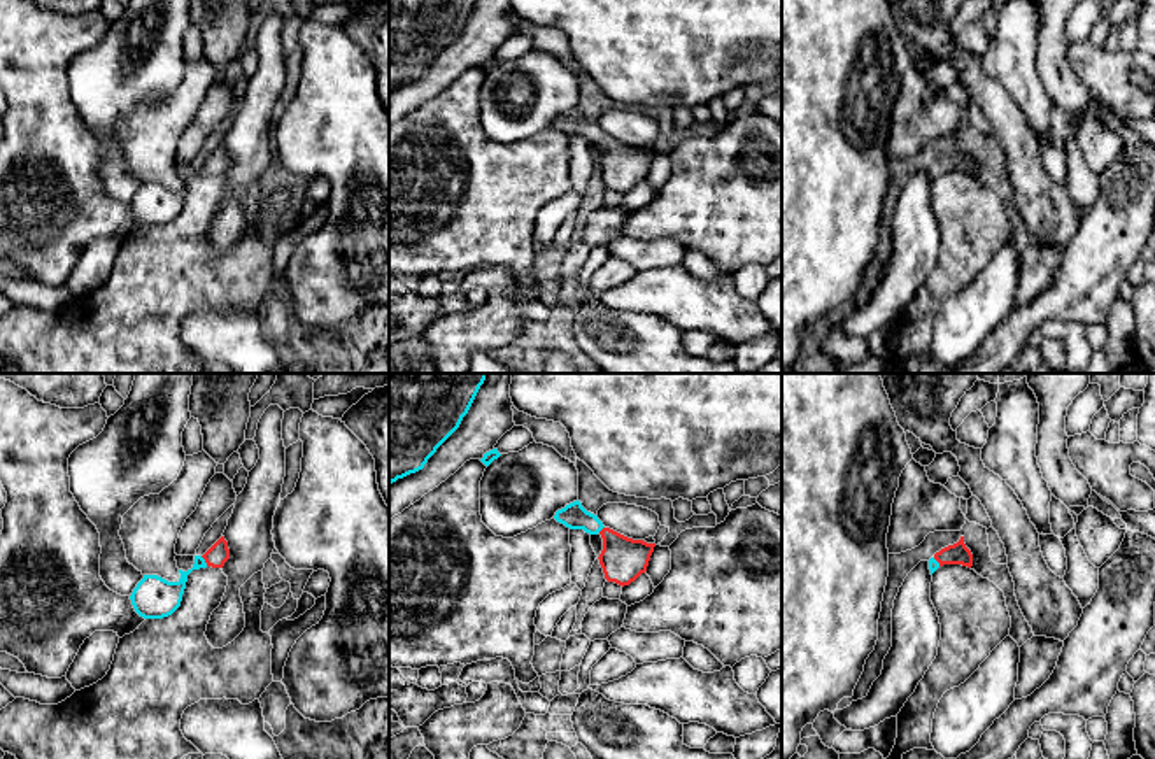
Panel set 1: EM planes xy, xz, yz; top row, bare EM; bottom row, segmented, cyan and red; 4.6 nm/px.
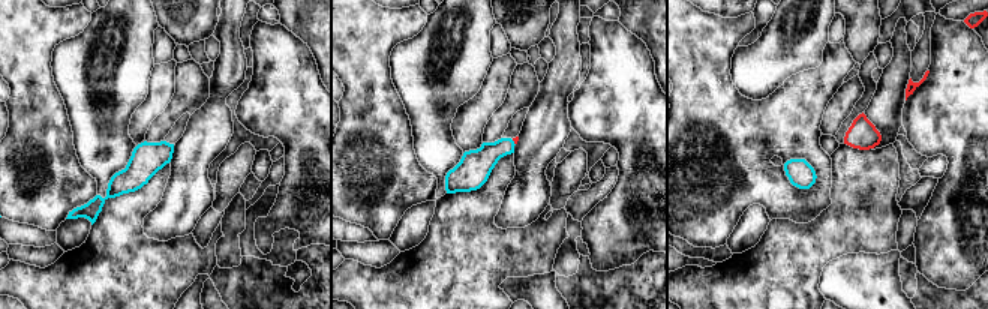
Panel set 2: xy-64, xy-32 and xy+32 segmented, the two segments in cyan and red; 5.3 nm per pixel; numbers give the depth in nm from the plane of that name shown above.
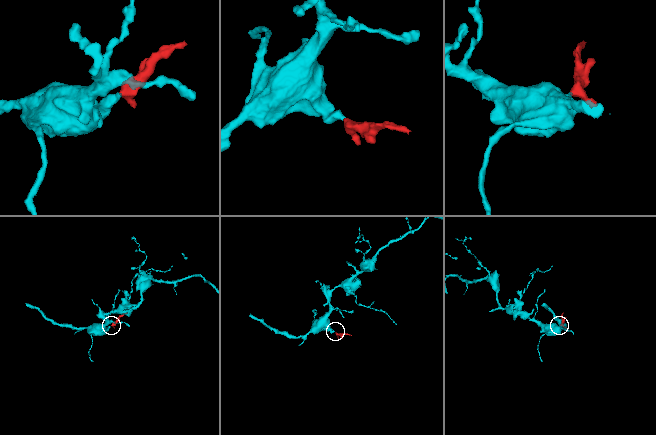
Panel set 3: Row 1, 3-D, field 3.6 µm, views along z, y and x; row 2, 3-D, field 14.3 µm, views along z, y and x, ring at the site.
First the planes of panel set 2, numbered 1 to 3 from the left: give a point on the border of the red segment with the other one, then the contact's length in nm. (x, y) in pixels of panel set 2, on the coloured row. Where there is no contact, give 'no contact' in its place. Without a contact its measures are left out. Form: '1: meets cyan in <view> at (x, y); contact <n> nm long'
1: no contact
2: meets cyan in xy-32 at (513, 143); contact 40 nm long
3: no contact

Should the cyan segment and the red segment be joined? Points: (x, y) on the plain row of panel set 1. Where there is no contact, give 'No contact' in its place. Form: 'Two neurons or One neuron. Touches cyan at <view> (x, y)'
One neuron. Touches cyan at xy (204, 169)

